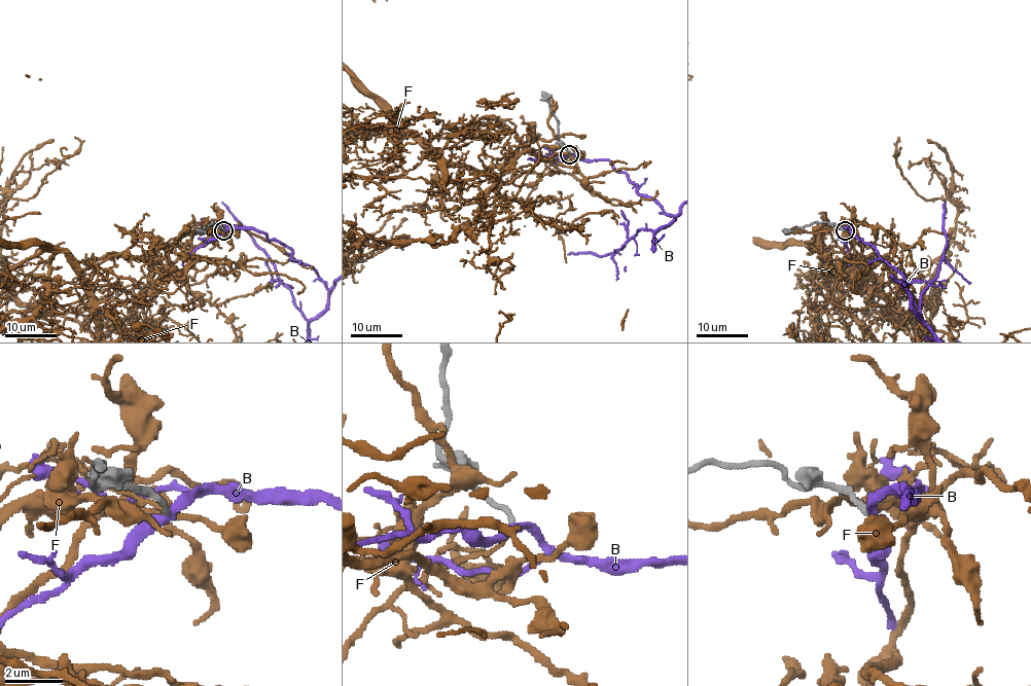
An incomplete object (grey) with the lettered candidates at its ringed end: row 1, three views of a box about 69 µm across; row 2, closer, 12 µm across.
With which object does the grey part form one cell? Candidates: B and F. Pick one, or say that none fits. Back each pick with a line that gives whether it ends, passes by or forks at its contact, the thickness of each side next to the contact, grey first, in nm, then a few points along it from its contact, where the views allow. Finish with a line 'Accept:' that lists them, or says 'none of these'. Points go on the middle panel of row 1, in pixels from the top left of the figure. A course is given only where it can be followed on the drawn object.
Accept: none of these

